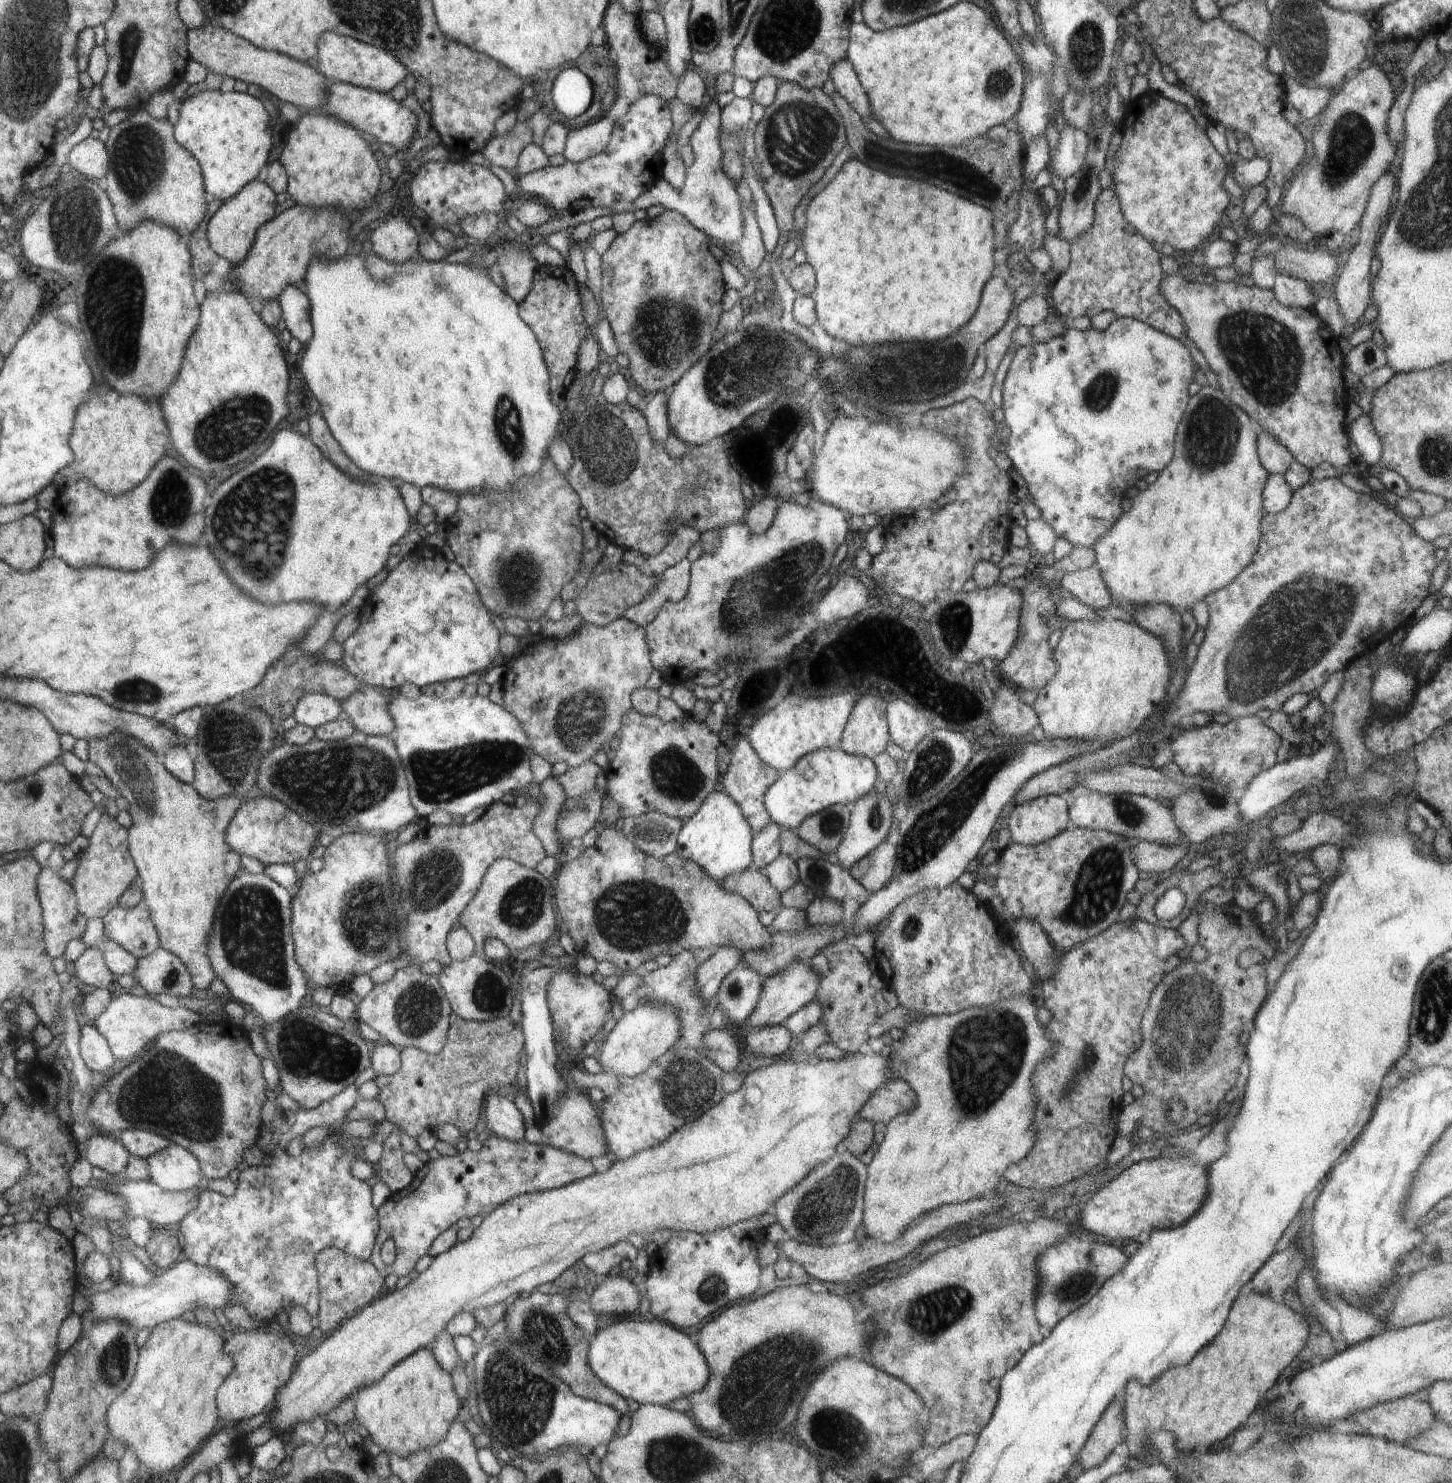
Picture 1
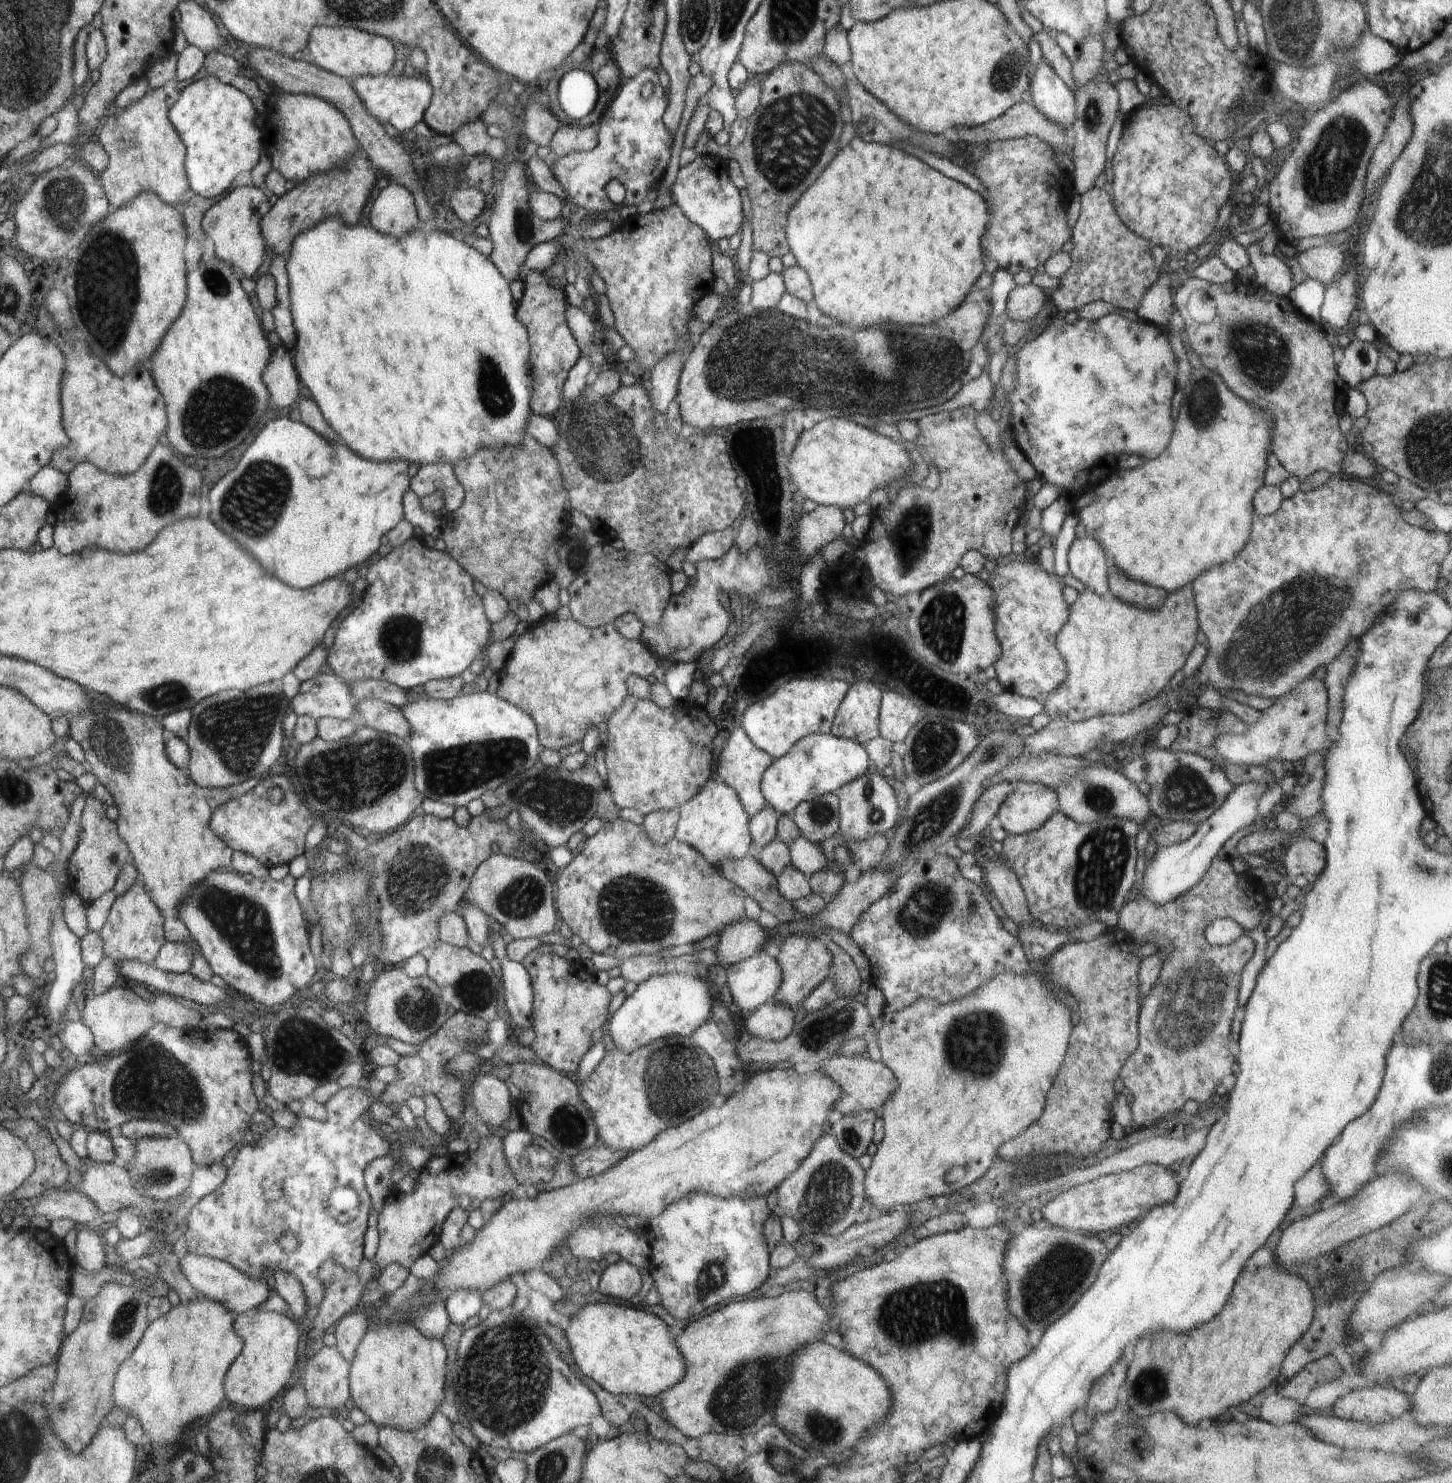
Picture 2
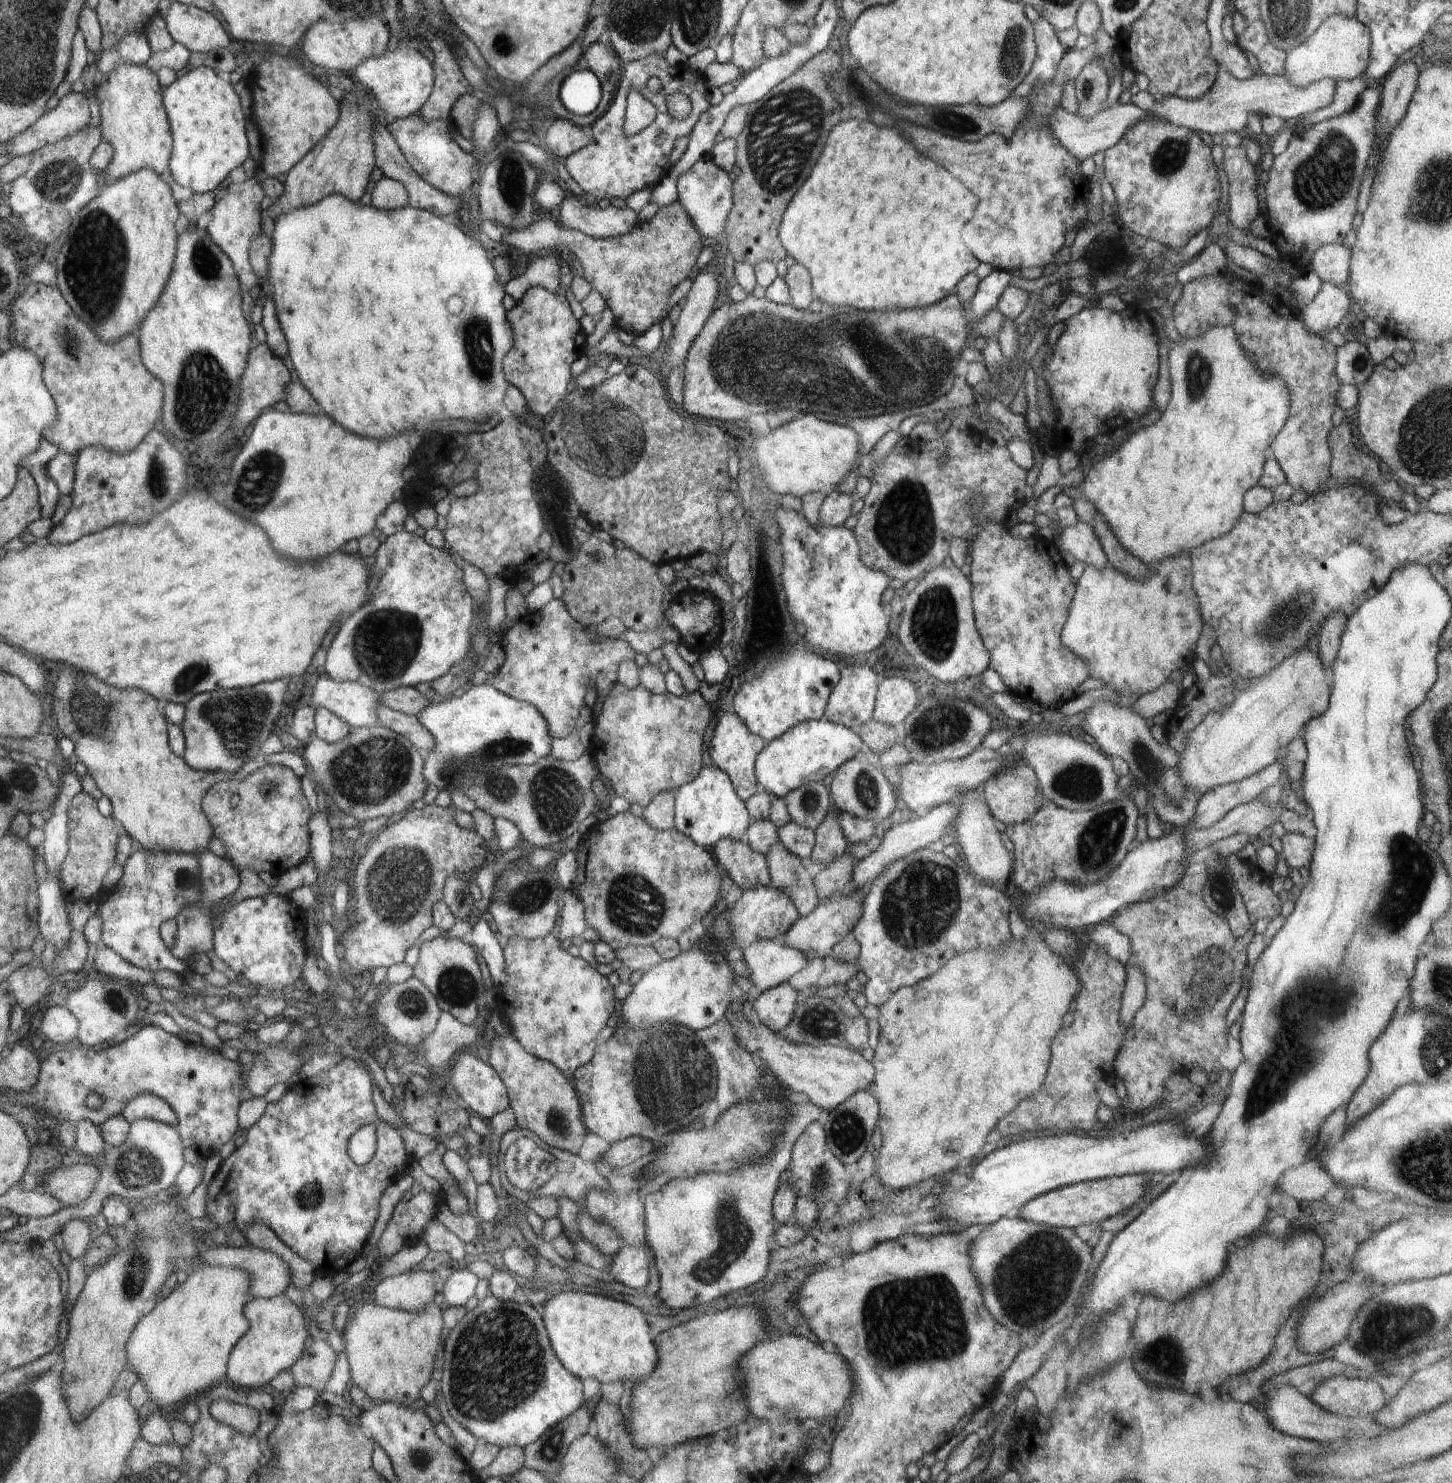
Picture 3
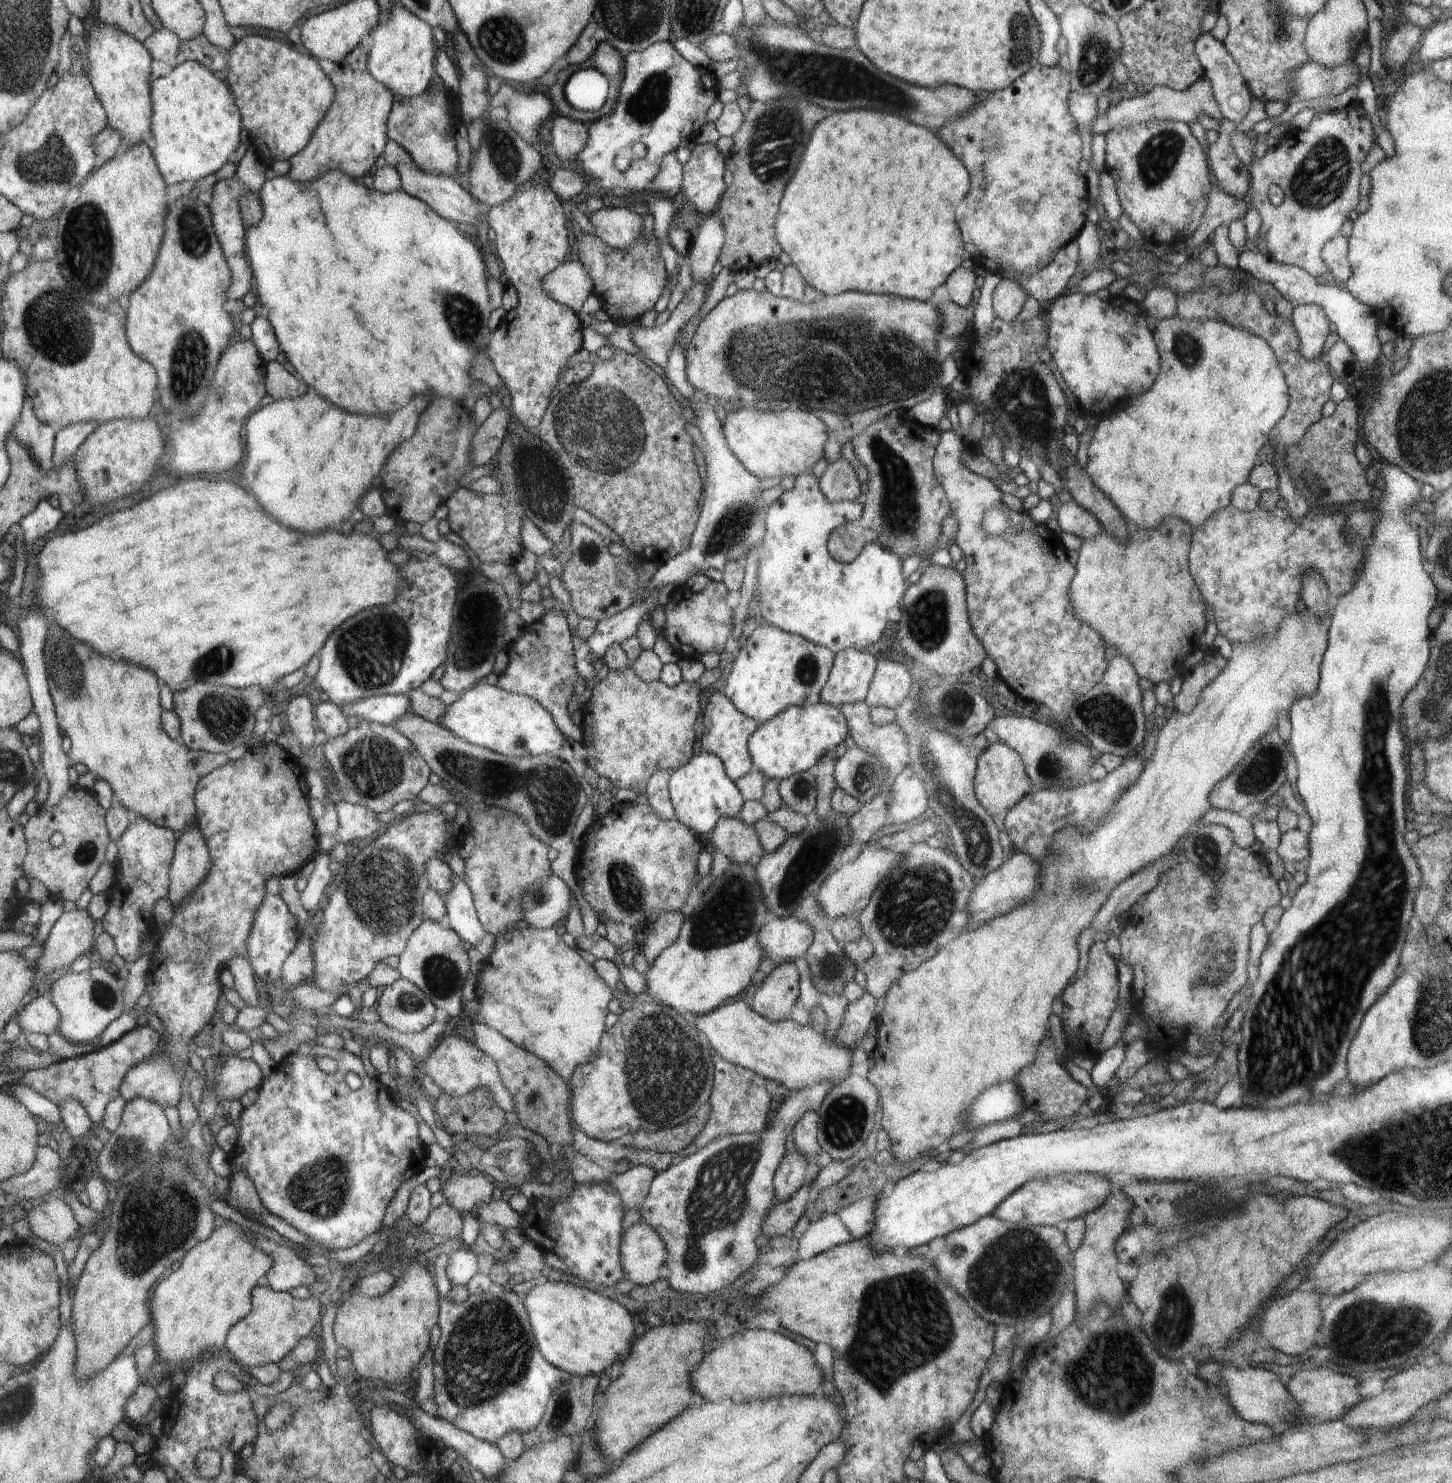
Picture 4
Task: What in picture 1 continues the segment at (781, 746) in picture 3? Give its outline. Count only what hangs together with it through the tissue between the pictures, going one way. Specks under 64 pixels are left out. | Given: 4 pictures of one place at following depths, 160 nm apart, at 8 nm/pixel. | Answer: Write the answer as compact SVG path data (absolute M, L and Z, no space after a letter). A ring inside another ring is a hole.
M839 747L820 748L810 752L792 768L792 771L779 773L779 779L768 788L766 795L767 812L771 820L783 828L797 831L805 819L836 804L852 804L880 785L872 759L866 756L848 754Z

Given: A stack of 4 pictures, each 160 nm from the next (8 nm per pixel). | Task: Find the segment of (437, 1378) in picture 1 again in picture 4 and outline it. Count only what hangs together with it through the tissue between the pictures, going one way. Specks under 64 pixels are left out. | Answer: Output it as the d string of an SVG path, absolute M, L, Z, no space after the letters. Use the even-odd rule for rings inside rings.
M400 1265L403 1276L390 1292L381 1297L352 1294L341 1299L333 1327L338 1346L350 1352L356 1375L362 1385L402 1384L429 1350L430 1330L438 1320L438 1293L424 1268Z

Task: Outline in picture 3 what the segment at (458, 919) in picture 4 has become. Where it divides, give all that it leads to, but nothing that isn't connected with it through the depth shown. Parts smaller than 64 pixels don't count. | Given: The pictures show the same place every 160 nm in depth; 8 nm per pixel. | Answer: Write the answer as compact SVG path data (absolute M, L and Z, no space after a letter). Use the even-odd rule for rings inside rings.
M481 918L471 920L468 941L480 950L490 970L495 986L504 985L509 975L503 949L500 947L495 932L489 927L489 923Z

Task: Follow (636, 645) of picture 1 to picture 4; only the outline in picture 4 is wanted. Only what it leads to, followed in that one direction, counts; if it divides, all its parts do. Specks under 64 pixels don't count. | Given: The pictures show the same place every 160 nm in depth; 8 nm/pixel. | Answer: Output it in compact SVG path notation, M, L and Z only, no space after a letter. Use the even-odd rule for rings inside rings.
M551 607L537 621L526 624L524 632L509 648L509 663L499 676L497 685L511 693L525 694L537 700L555 719L565 737L581 741L583 730L572 730L572 720L566 714L564 704L572 698L574 682L579 676L574 662L572 636L568 630L568 622L562 611Z

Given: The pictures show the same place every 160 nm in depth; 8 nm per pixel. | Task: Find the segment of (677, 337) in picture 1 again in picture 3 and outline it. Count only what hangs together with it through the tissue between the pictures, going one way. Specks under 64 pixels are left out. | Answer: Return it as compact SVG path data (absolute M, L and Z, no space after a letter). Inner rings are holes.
M676 200L660 207L648 221L638 221L625 235L611 239L588 236L576 229L564 229L554 215L541 220L535 217L521 231L505 232L500 243L508 244L508 255L516 267L530 261L538 254L561 250L563 247L576 254L584 269L584 278L592 288L598 290L613 312L615 329L622 329L633 335L642 335L654 326L654 322L666 322L666 314L672 312L670 294L690 274L696 258L702 250L700 235L694 228L694 221L684 212L683 205Z

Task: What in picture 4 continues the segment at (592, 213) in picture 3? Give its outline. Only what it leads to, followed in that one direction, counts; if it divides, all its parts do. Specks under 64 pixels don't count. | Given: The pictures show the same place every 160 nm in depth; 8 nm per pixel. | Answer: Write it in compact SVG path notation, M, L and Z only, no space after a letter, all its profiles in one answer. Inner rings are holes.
M603 207L588 217L594 232L615 249L625 249L642 235L642 215L628 207Z

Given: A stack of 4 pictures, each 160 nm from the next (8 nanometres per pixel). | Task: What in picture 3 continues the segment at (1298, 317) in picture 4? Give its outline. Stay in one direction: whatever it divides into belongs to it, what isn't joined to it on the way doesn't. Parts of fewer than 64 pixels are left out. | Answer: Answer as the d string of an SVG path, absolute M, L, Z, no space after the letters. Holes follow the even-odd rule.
M1322 283L1316 298L1301 308L1300 316L1309 332L1326 337L1327 332L1338 327L1342 318L1348 316L1354 308L1345 286Z

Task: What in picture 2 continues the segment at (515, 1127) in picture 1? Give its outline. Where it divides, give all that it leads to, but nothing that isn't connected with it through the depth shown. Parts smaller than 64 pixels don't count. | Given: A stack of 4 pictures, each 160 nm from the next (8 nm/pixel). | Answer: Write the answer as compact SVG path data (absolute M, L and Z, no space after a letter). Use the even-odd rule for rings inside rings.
M481 1073L474 1077L471 1090L474 1108L482 1119L483 1127L487 1130L502 1132L502 1124L510 1118L510 1094L506 1090L506 1084L496 1076Z

